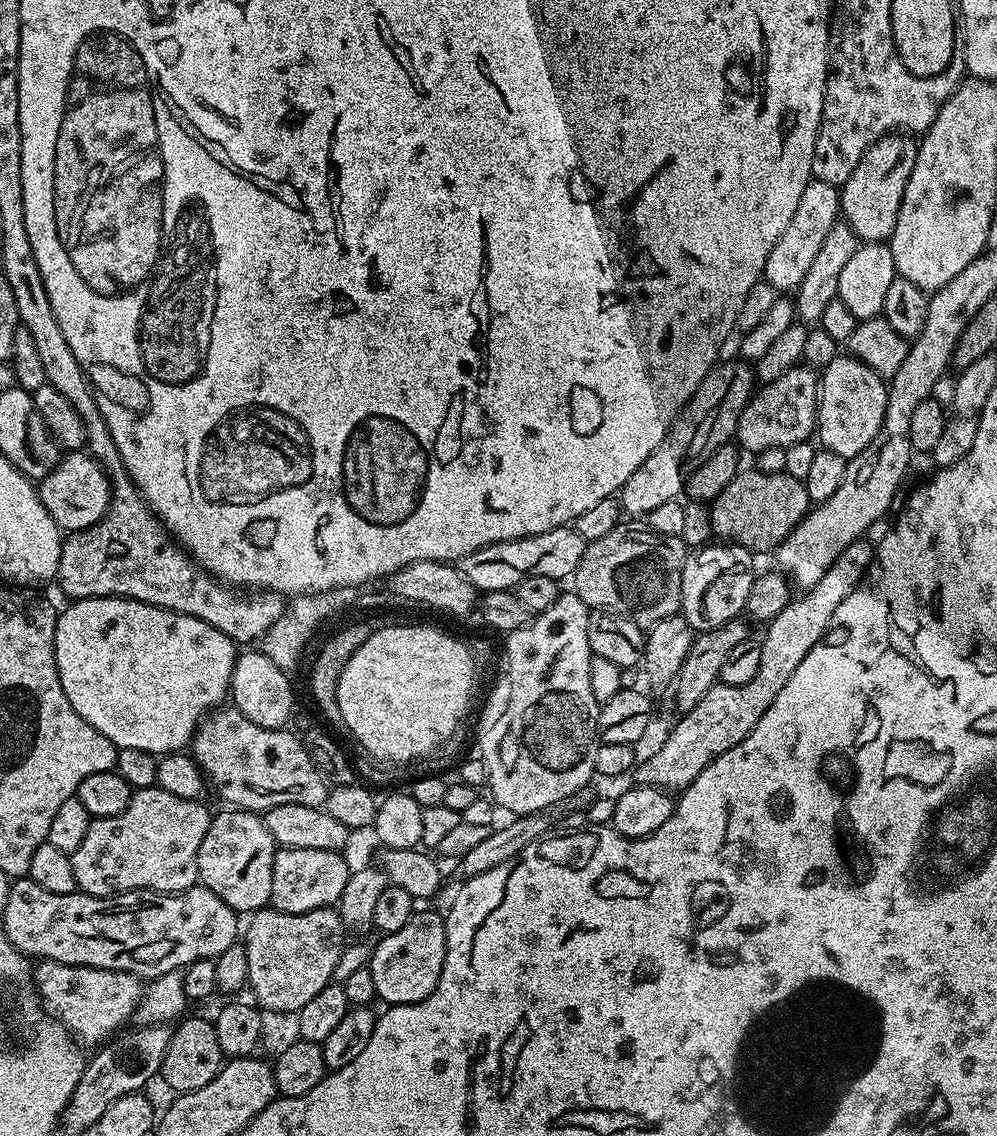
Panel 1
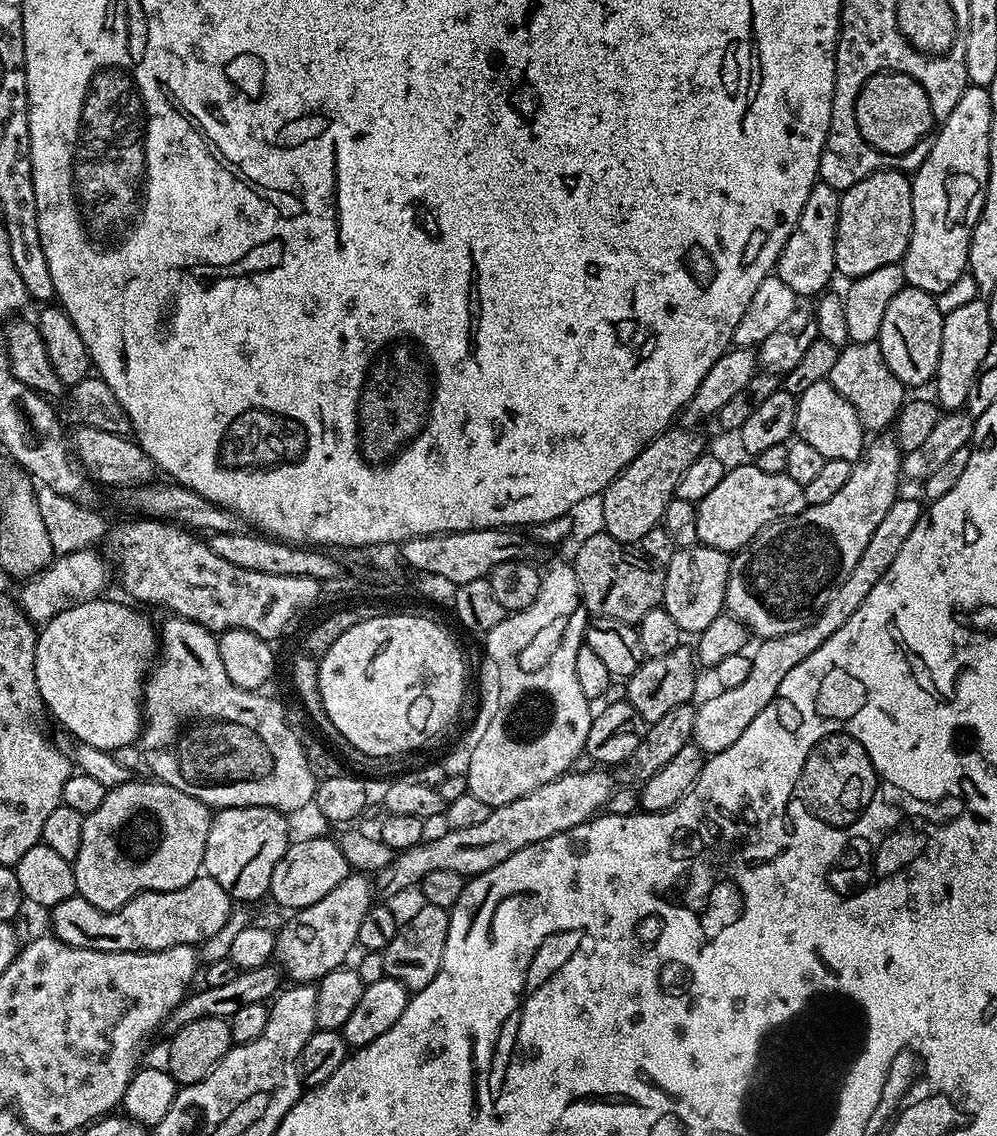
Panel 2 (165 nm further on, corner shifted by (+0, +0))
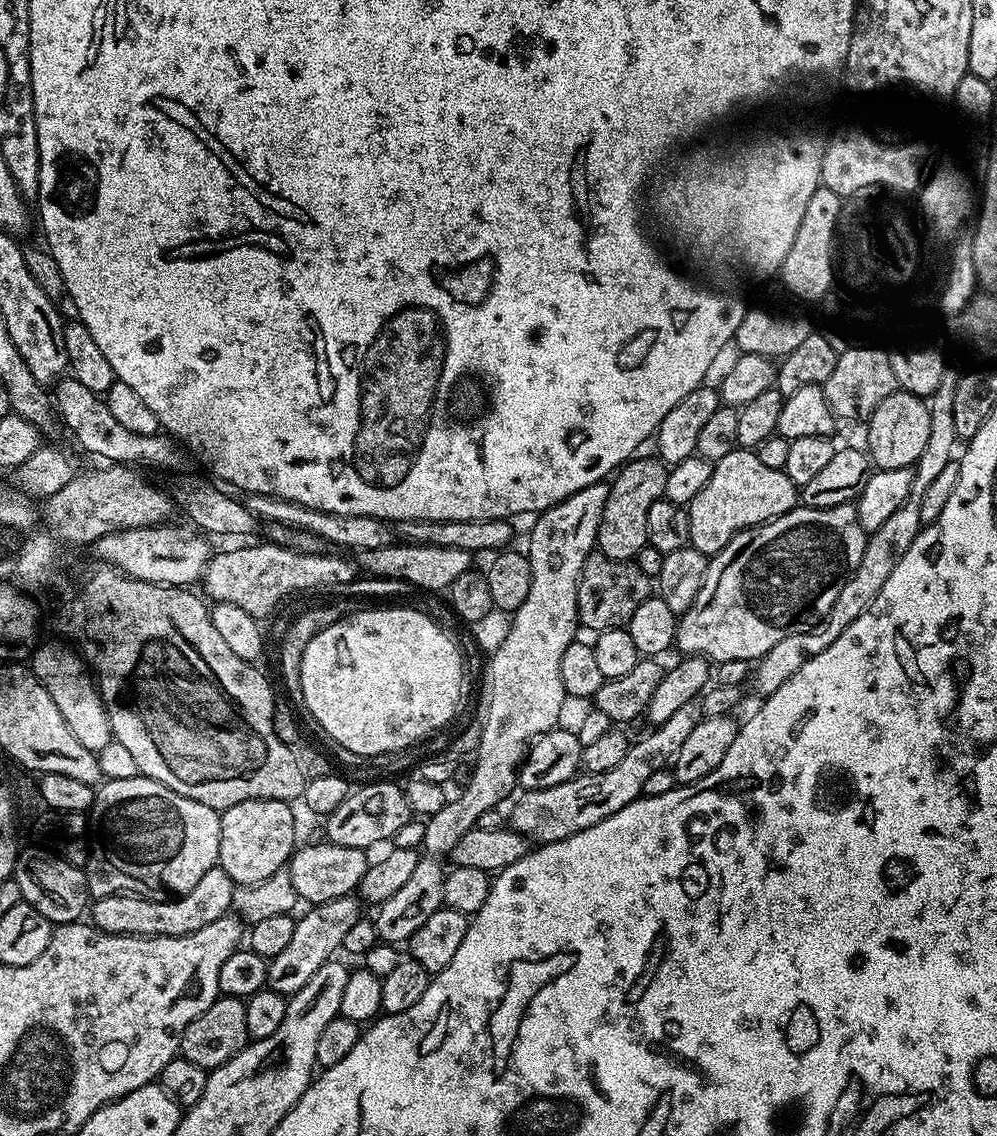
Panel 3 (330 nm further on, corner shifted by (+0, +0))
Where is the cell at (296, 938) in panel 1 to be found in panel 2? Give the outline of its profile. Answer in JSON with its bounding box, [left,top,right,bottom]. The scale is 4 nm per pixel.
[275,874,374,984]

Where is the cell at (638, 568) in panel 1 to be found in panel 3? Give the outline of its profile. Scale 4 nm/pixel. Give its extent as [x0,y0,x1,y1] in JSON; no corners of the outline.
[576,554,654,633]

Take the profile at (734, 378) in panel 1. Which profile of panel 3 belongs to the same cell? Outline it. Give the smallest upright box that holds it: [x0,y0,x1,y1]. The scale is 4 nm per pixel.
[596,458,668,561]

